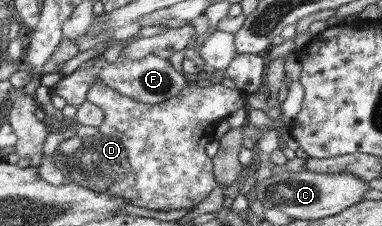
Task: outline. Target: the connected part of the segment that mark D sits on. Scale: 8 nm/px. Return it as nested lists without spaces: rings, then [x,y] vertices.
[[[96,80],[87,93],[87,100],[104,110],[104,122],[98,132],[84,140],[84,147],[73,155],[68,155],[66,174],[68,179],[82,188],[90,188],[102,194],[126,198],[134,206],[148,210],[180,210],[194,208],[214,190],[216,175],[212,172],[212,158],[206,156],[206,142],[214,141],[214,128],[220,120],[227,119],[238,108],[247,103],[246,92],[242,89],[228,88],[222,83],[211,83],[206,87],[188,85],[180,94],[158,104],[144,104],[132,100],[108,88]]]

